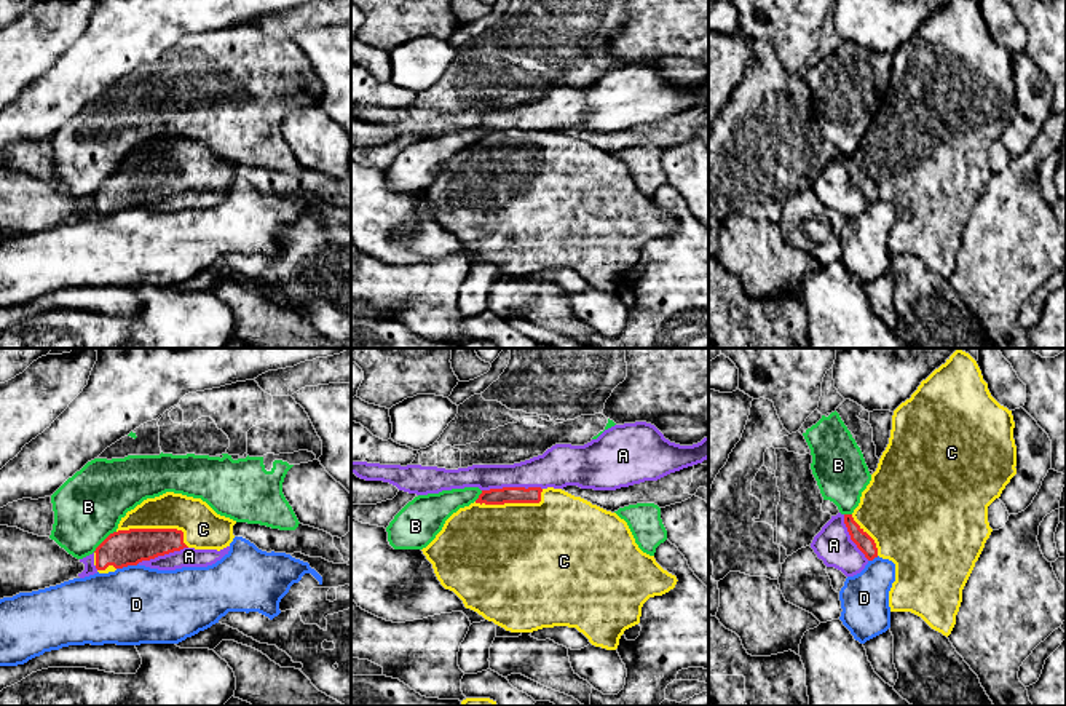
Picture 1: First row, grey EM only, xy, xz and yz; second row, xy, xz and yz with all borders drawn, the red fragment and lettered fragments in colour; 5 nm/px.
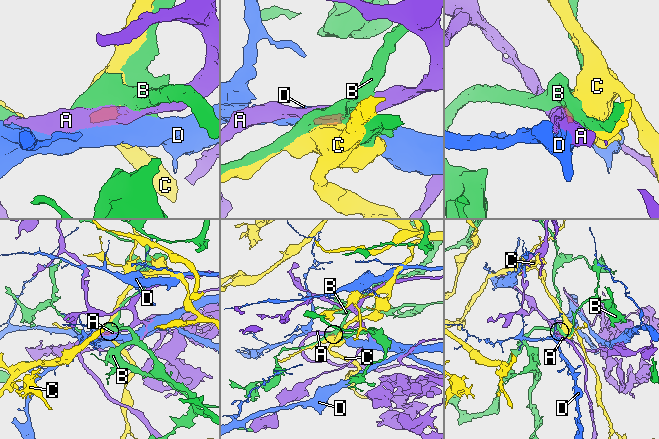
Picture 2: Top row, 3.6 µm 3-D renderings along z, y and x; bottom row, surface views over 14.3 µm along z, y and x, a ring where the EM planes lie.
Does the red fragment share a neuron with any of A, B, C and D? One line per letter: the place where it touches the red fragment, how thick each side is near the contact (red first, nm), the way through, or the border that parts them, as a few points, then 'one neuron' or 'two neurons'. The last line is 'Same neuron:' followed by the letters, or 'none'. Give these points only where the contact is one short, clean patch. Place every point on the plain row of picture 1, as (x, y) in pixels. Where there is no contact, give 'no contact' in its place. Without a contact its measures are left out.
A: contact xz (511, 130); calibres 80 and 190 nm; two neurons
B: contact xy (104, 182); calibres 180 and 360 nm; border xy (115, 173), (93, 194); two neurons
C: contact xy (157, 171); calibres 180 and 200 nm; one neuron
D: contact xy (126, 208); calibres 180 and 400 nm; border xy (138, 205), (117, 211); two neurons
Same neuron: C

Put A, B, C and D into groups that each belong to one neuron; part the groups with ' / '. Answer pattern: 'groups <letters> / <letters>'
groups A / B / C / D

